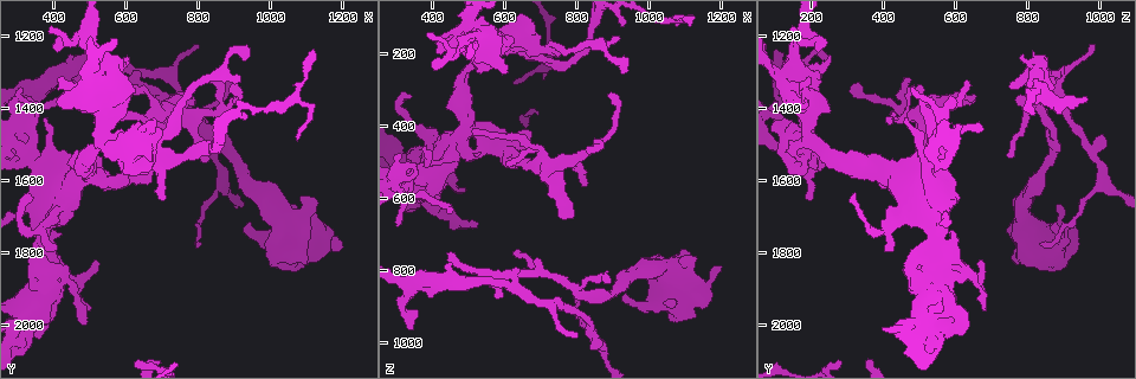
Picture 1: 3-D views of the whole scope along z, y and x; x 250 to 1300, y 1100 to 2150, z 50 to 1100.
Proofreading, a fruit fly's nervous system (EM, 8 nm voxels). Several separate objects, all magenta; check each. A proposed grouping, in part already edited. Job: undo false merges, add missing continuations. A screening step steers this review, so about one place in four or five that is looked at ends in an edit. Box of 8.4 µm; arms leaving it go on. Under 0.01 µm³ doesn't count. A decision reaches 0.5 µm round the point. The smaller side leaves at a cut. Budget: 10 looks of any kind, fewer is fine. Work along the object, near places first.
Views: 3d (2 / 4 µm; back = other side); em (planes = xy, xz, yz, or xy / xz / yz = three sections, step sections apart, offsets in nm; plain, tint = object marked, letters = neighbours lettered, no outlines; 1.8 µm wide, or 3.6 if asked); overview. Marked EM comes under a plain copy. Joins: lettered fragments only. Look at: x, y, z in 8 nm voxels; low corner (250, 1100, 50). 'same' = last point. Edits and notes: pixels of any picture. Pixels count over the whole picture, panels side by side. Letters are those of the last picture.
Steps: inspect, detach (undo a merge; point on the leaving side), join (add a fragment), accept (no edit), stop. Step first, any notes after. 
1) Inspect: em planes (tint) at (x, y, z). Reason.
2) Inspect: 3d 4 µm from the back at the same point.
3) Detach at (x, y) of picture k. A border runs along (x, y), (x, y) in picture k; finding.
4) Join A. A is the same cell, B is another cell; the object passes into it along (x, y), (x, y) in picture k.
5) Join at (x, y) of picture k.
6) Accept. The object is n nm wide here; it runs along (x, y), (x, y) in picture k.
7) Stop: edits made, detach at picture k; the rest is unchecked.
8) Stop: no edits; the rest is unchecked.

Inspect: 3d 2 µm at (340, 1550, 540). Touches itself.

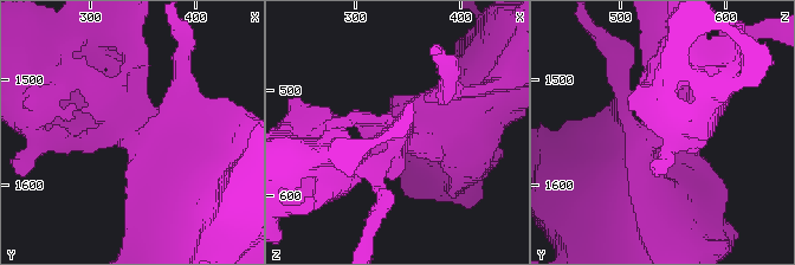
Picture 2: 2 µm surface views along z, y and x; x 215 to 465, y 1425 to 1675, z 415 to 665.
Inspect: em xy step 4 (tint) at (338, 1546, 546).

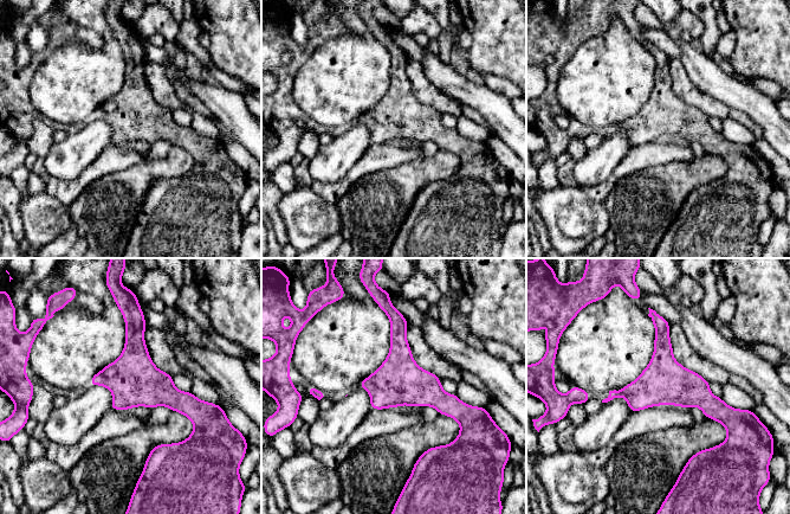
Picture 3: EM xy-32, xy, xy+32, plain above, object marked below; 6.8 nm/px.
Inspect: em planes (letters) at the same point.

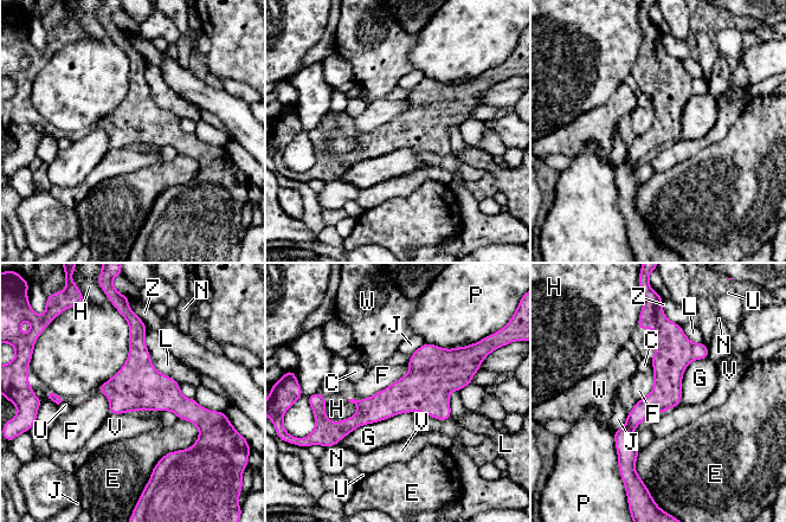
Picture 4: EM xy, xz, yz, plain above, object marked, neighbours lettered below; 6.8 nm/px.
Accept. The object is 200 nm wide here; C, E, F, G, H, J, L, N, P, U, V, W and Z are other cells; a border runs along (410, 366), (404, 375), (361, 399) in picture 4; all the same neuron.

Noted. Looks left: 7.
Inspect: em 3.6 µm yz step 16 (letters) at (635, 1325, 810). Four or more arms meet.

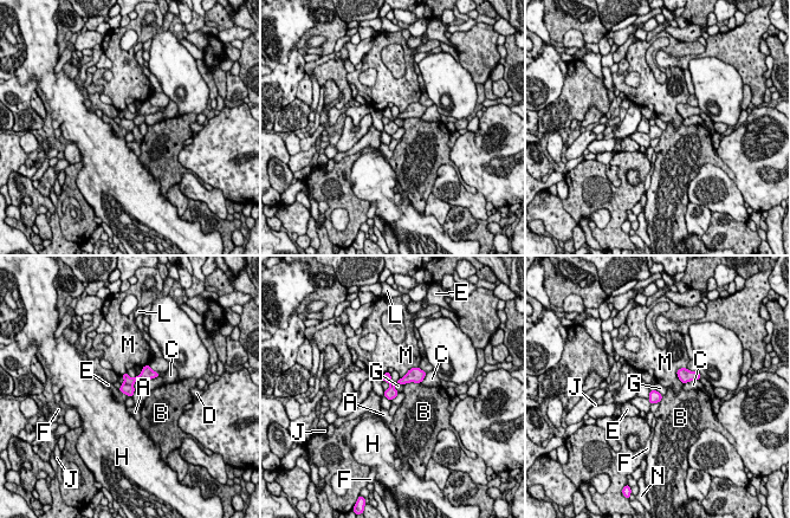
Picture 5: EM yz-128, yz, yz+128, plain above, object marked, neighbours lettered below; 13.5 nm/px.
Detach at (144, 375) of picture 5. The longest contact is with M, 240 nm; A, B, C, D, E, F, G, H, J, L, M and N are other cells; a border runs along (124, 382), (133, 386) in picture 5; two neurons meet here.

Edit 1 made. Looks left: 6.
Inspect: 3d 4 µm at (595, 1470, 180). Thick turns thin.

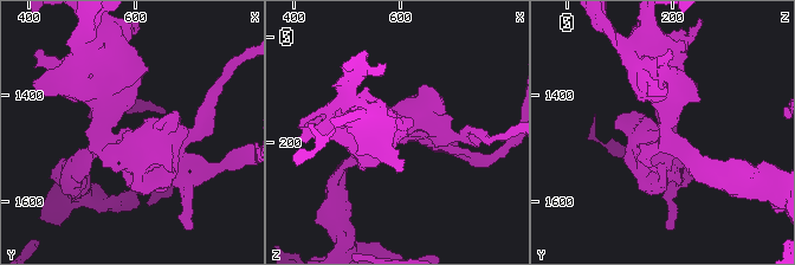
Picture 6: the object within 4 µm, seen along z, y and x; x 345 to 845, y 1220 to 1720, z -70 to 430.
Inspect: em xy step 16 (tint) at (590, 1475, 170).

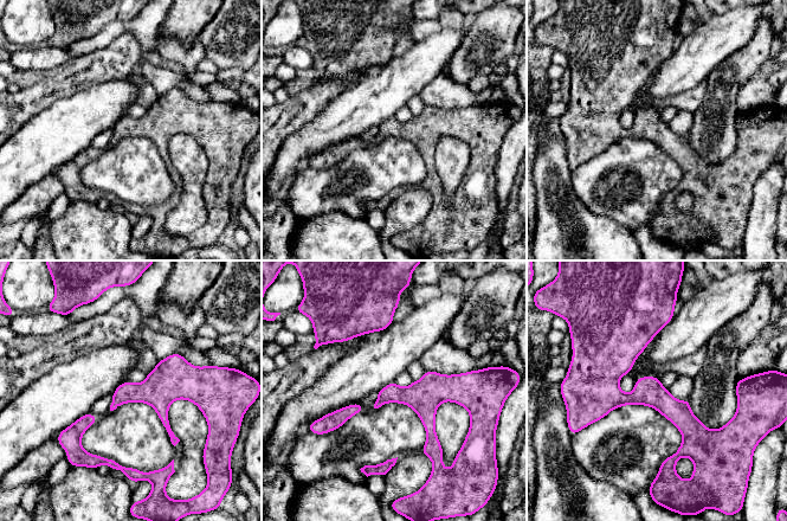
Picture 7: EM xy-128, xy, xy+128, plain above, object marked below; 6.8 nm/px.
Inspect: em xy step 16 (letters) at the same point.

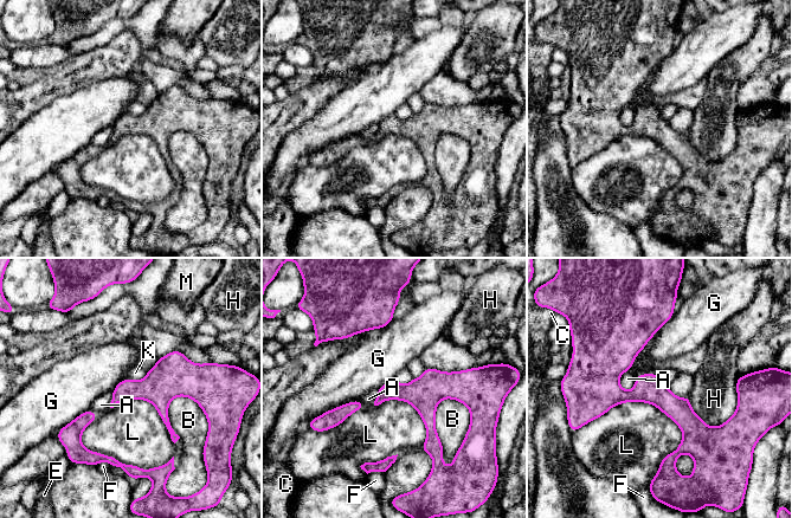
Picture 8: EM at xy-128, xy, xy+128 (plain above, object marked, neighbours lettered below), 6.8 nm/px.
Accept. The longest contact is with L, 650 nm; A, B, C, E, F, G, H, K, L and M are other cells; a border runs along (147, 371), (139, 380), (126, 377) in picture 8; continuous, no second neuron.

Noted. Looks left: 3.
Inspect: em yz step 16 (letters) at (600, 1255, 250). Thick end.

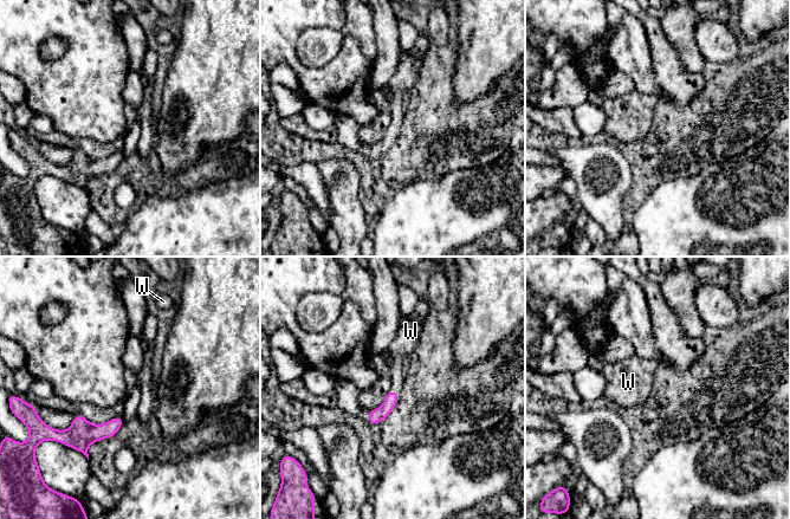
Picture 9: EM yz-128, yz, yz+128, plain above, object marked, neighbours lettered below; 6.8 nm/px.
Inspect: em planes (letters) at the same point. Cut it another way.

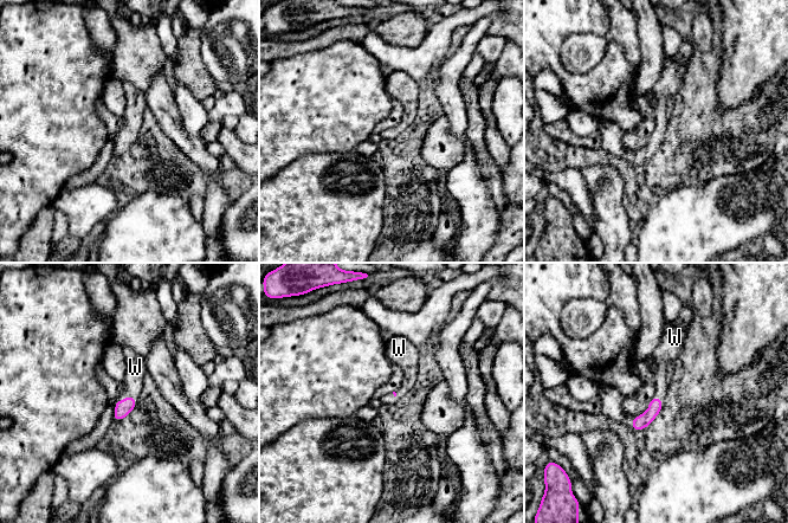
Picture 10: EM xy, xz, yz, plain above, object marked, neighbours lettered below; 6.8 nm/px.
Join at (135, 367) of picture 10. W is the same cell; it goes on there.

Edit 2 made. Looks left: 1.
Stop: edits made, detach at picture 5, join at picture 10; the rest is unchecked.

